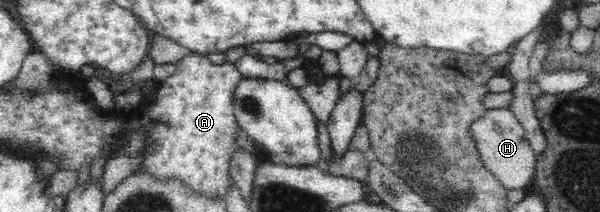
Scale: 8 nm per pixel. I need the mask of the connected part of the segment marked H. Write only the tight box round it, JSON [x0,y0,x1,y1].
[468,107,537,189]

